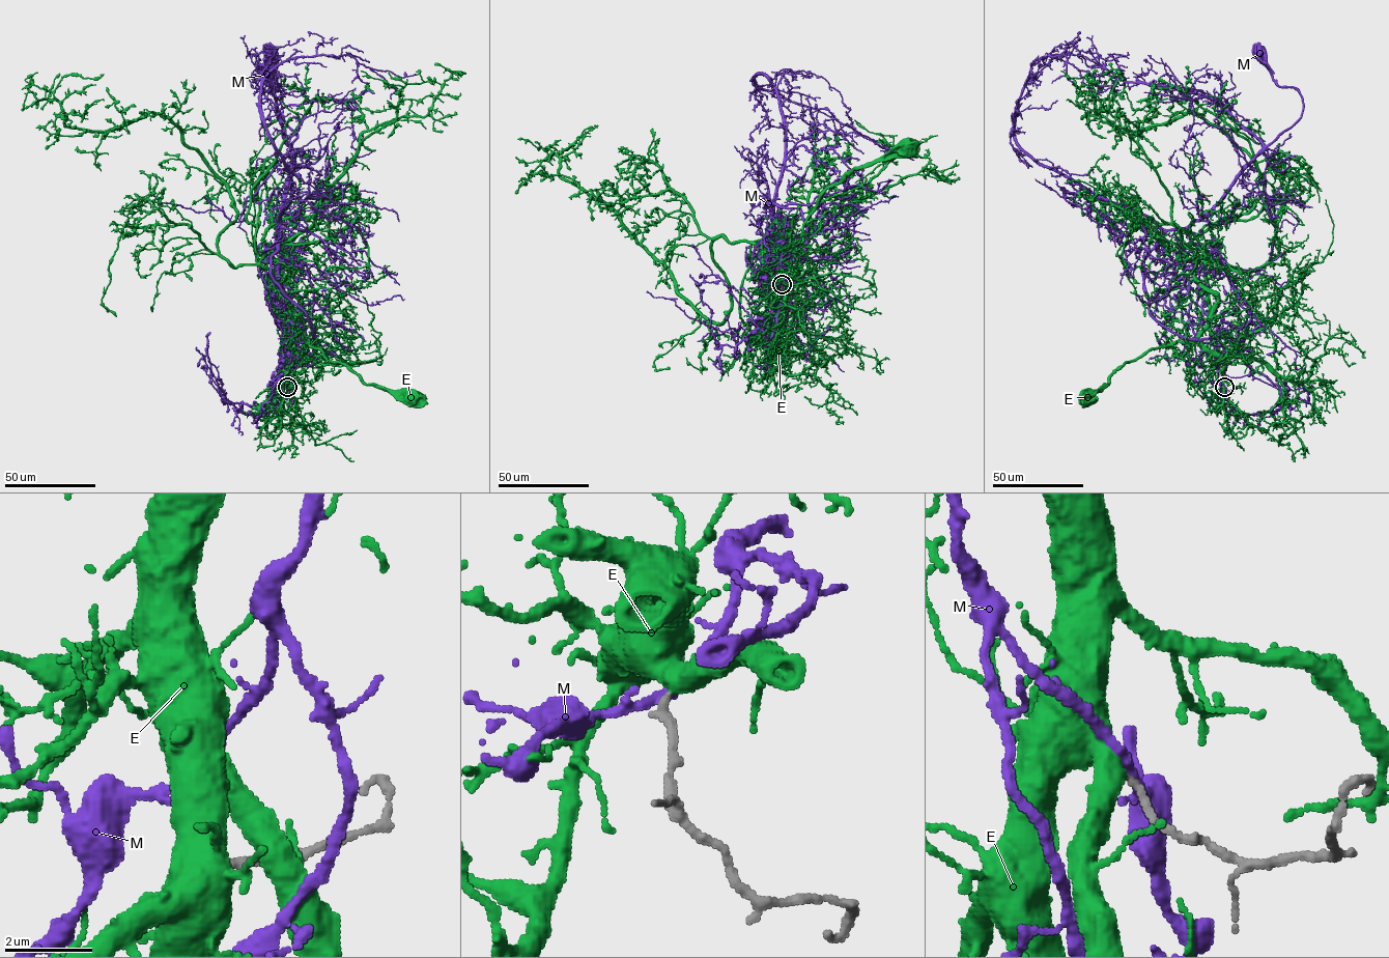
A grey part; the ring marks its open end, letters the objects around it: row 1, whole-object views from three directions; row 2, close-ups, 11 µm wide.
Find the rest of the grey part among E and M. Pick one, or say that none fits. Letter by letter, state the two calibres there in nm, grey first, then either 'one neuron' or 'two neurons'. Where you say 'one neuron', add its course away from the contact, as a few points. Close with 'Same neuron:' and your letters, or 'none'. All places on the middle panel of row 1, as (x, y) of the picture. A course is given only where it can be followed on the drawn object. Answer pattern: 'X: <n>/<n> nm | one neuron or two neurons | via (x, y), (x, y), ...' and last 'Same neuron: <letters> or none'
E: 200/480 nm | one neuron | via (781, 283), (793, 277), (802, 227), (819, 197), (853, 170), (891, 158), (906, 144)
M: 200/240 nm | two neurons
Same neuron: E

